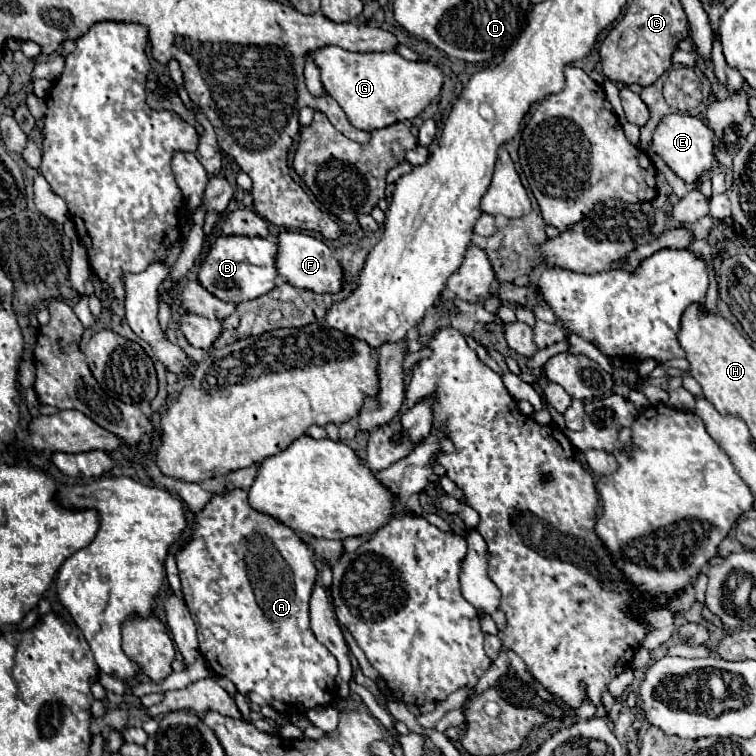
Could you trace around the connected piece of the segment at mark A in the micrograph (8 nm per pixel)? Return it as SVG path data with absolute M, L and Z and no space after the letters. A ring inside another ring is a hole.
M231 489L231 491L215 493L209 499L209 503L199 511L197 521L193 525L193 539L175 555L175 559L177 559L179 577L181 577L181 585L183 585L183 597L185 597L185 603L187 603L191 615L195 619L195 625L197 625L199 651L207 659L213 673L231 679L235 683L237 691L247 695L253 703L271 705L279 713L305 713L311 707L329 705L335 699L337 659L329 653L327 647L323 647L315 639L315 635L313 635L313 631L309 627L309 597L311 597L311 589L315 585L317 569L315 569L315 563L313 563L313 547L309 547L307 539L299 537L293 529L283 525L279 519L275 519L275 517L271 517L267 513L255 511L247 501L247 491L245 489Z

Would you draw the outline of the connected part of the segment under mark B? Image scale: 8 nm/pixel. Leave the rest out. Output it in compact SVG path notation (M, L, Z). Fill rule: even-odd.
M221 235L199 271L199 283L203 283L203 287L207 287L207 291L211 291L213 295L219 295L219 299L227 299L231 303L255 299L275 287L277 277L275 259L277 243L271 239Z

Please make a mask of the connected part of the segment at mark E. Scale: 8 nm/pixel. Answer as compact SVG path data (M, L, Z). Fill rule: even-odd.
M681 113L667 115L661 121L661 125L655 129L653 145L651 149L647 149L647 153L661 155L665 163L689 185L699 181L707 171L717 167L715 155L713 155L713 129L693 115L681 115Z

